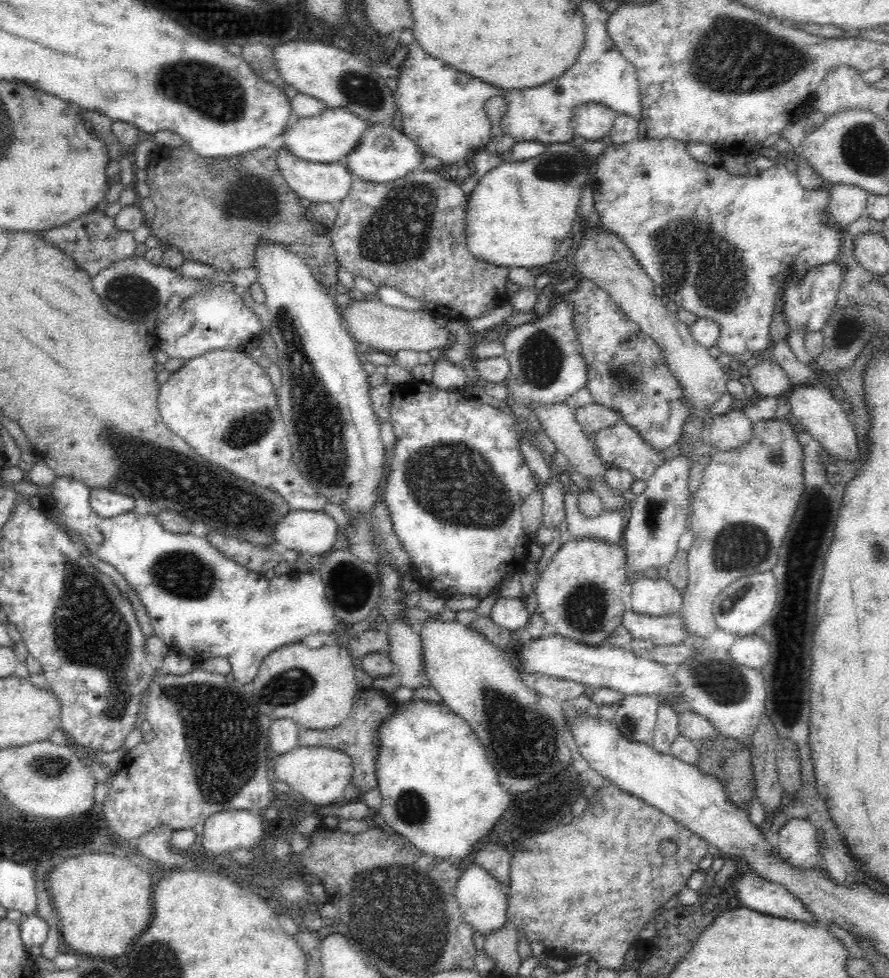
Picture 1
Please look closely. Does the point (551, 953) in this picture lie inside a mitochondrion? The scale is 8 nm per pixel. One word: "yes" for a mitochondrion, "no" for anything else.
no

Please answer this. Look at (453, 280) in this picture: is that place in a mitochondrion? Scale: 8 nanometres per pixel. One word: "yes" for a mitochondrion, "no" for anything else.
no

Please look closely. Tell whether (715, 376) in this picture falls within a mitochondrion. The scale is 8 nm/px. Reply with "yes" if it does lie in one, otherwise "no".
no

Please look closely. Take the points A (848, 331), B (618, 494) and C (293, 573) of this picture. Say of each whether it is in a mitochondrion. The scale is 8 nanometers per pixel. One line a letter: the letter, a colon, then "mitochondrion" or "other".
A: mitochondrion
B: other
C: other

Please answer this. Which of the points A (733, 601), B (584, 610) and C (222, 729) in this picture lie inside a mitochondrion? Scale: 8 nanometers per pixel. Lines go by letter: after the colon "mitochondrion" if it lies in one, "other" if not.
A: mitochondrion
B: mitochondrion
C: mitochondrion

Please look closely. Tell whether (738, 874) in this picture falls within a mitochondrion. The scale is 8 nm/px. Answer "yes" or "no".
no

